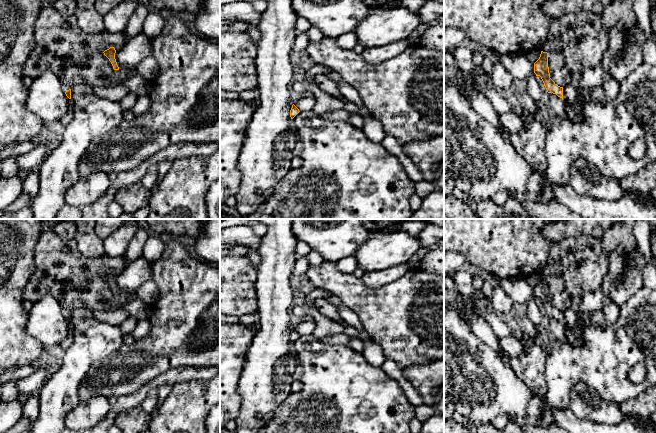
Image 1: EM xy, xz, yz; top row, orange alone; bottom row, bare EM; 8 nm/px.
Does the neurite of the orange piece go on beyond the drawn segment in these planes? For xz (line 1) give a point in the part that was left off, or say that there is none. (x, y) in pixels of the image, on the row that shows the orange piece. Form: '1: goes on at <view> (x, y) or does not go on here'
1: does not go on here

